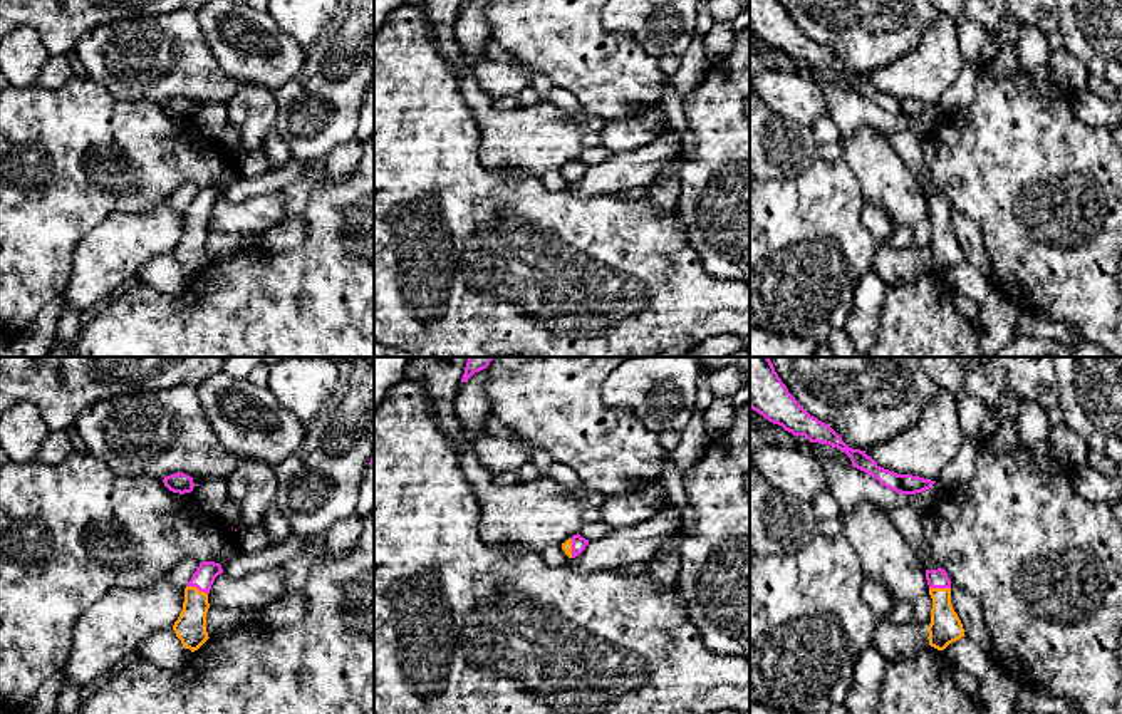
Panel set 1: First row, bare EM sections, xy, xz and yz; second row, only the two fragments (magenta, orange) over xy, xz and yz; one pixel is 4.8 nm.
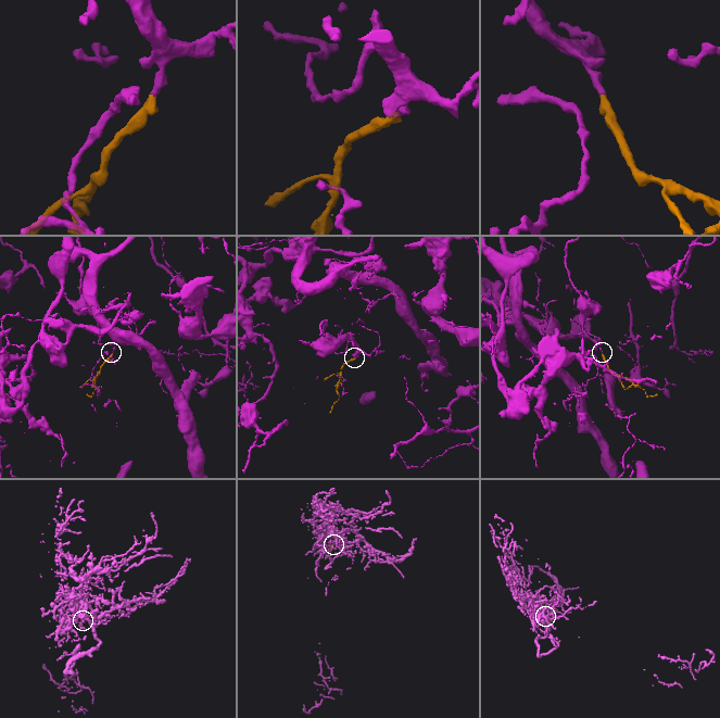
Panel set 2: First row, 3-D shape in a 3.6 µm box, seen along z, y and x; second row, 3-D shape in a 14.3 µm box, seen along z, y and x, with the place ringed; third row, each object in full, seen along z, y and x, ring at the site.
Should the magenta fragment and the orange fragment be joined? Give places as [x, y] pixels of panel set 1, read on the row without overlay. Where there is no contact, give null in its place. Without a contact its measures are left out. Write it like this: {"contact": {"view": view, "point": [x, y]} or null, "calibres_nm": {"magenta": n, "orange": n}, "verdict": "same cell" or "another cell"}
{"contact": {"view": "yz", "point": [940, 212]}, "calibres_nm": {"magenta": 100, "orange": 150}, "verdict": "same cell"}

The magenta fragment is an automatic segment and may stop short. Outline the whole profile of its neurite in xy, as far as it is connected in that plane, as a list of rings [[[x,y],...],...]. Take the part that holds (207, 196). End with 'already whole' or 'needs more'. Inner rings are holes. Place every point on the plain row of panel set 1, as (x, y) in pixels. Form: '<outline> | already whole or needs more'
[[[203,186],[184,213],[183,235],[173,250],[183,272],[198,275],[210,261],[206,256],[208,218],[215,203],[223,198],[220,188]]] | needs more

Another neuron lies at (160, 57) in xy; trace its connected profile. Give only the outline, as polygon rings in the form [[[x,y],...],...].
[[[191,10],[99,25],[72,52],[87,77],[119,101],[184,97],[226,106],[240,87],[215,60]]]

